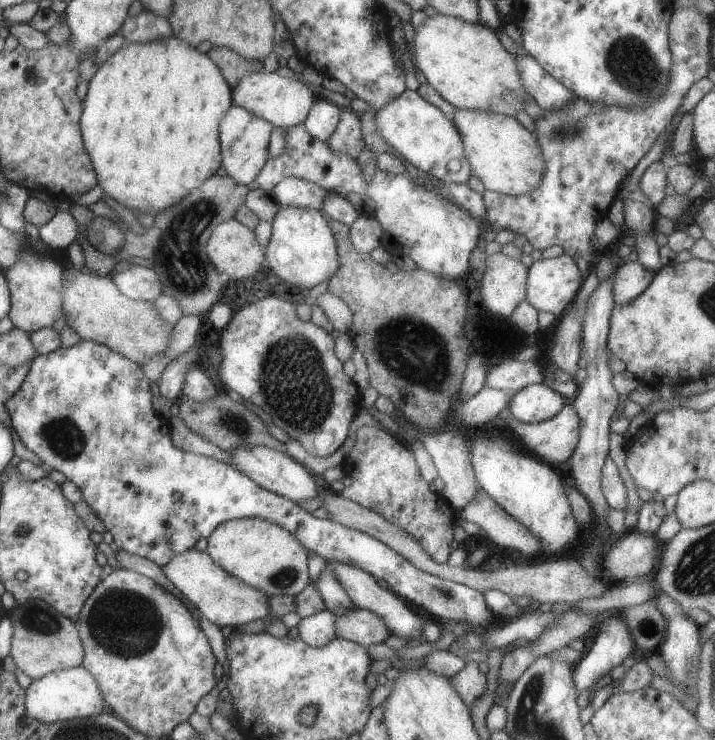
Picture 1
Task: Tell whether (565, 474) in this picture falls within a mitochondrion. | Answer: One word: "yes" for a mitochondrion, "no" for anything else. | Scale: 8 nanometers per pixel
no

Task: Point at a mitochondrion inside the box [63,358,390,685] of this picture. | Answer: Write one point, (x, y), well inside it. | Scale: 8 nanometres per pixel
(126, 624)

